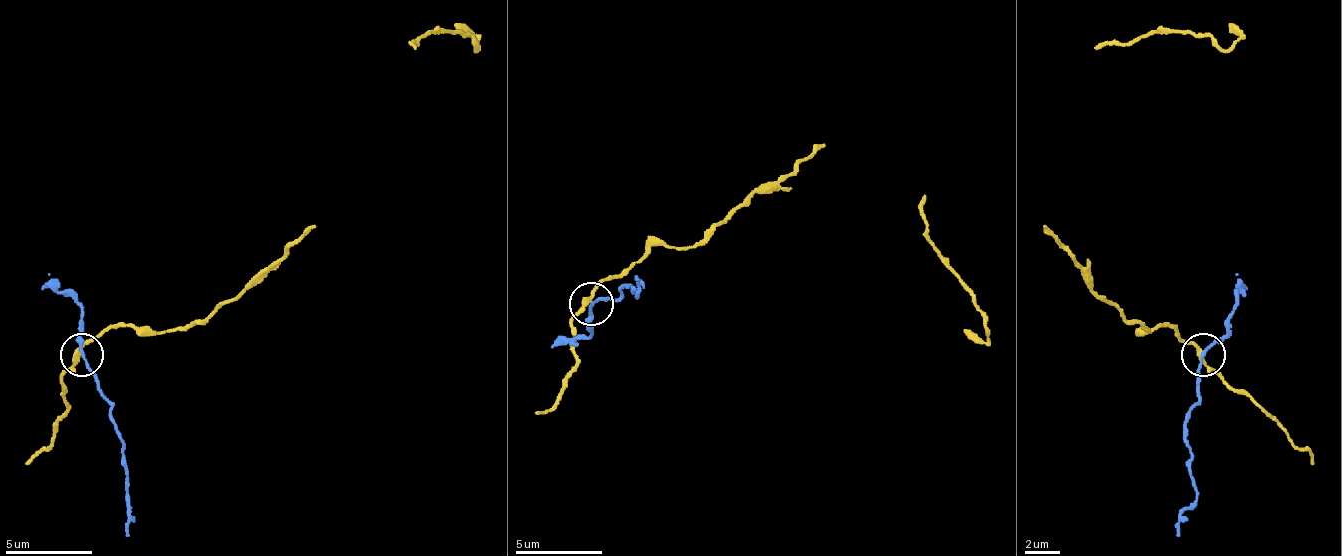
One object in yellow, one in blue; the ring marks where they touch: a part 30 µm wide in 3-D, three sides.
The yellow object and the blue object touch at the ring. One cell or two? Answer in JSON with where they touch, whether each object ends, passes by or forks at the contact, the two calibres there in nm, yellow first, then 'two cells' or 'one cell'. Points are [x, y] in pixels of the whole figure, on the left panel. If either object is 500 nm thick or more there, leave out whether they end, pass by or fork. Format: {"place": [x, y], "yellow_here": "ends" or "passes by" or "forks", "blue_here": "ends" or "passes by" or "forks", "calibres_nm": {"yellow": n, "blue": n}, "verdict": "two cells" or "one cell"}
{"place": [81, 355], "yellow_here": "passes by", "blue_here": "passes by", "calibres_nm": {"yellow": 240, "blue": 150}, "verdict": "two cells"}

